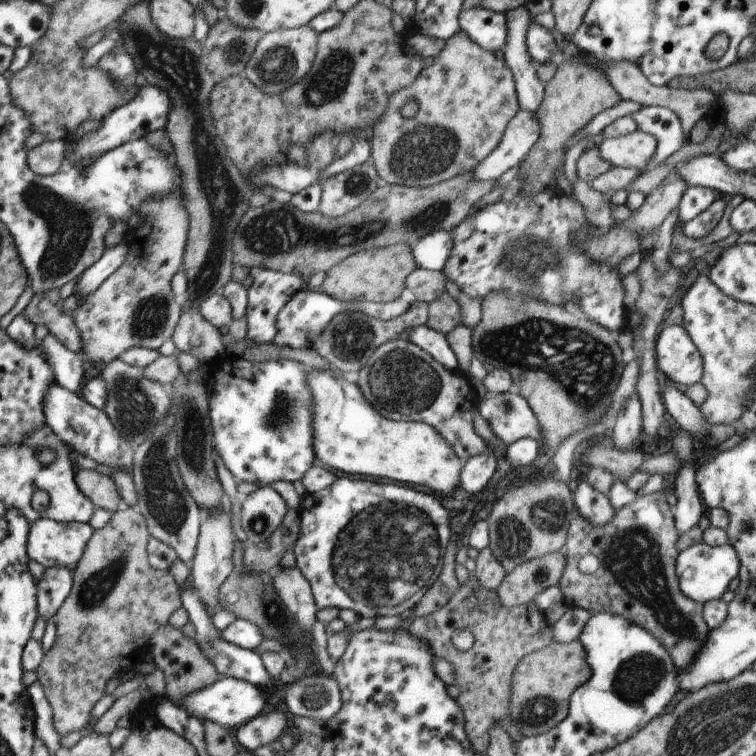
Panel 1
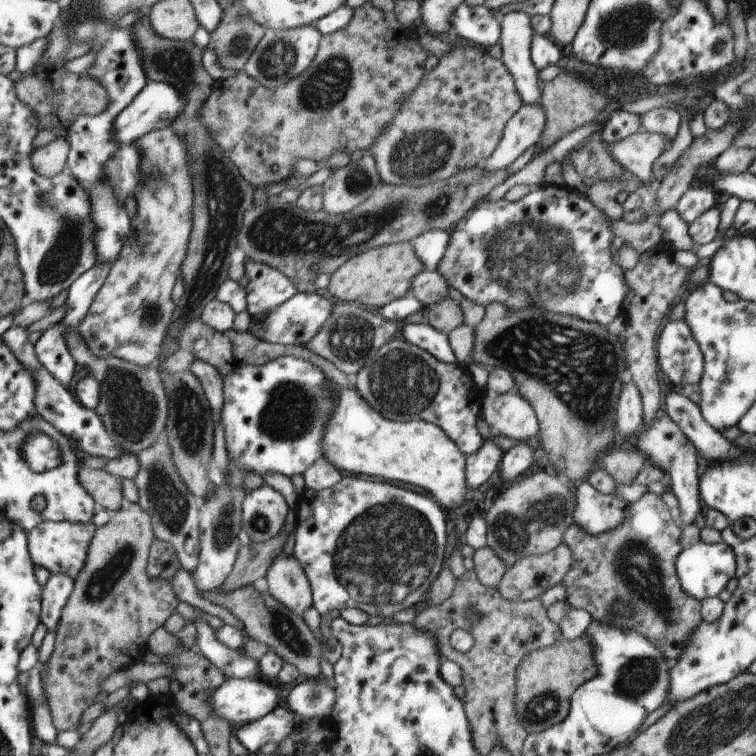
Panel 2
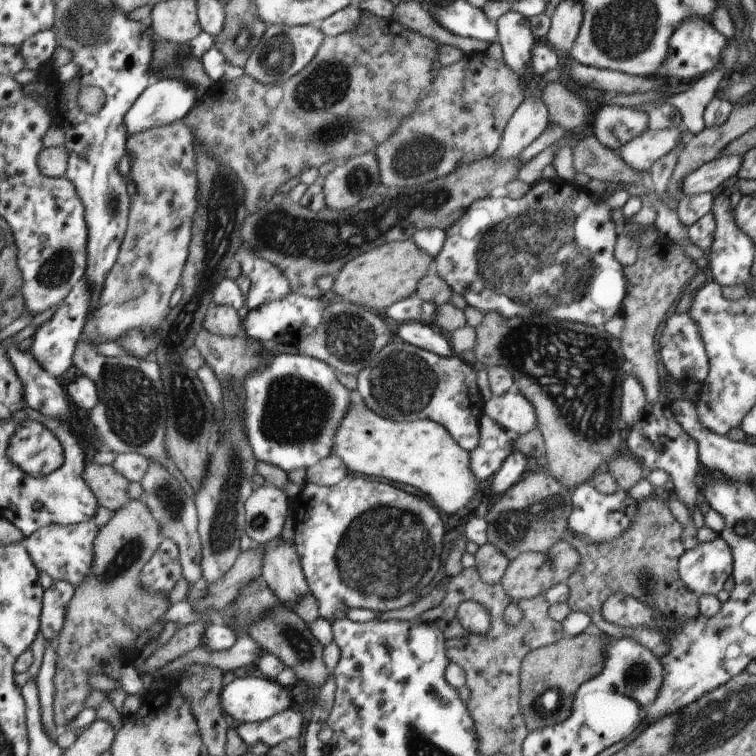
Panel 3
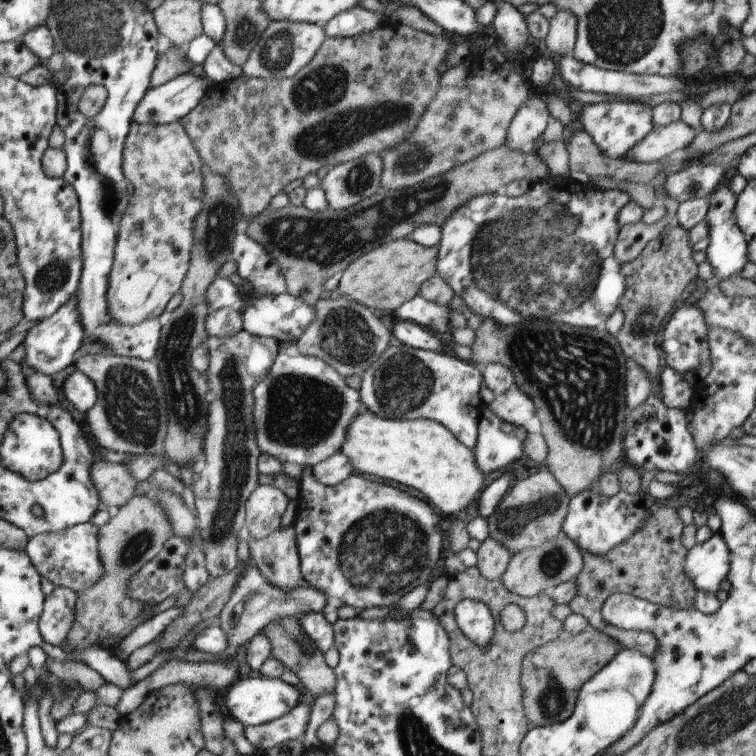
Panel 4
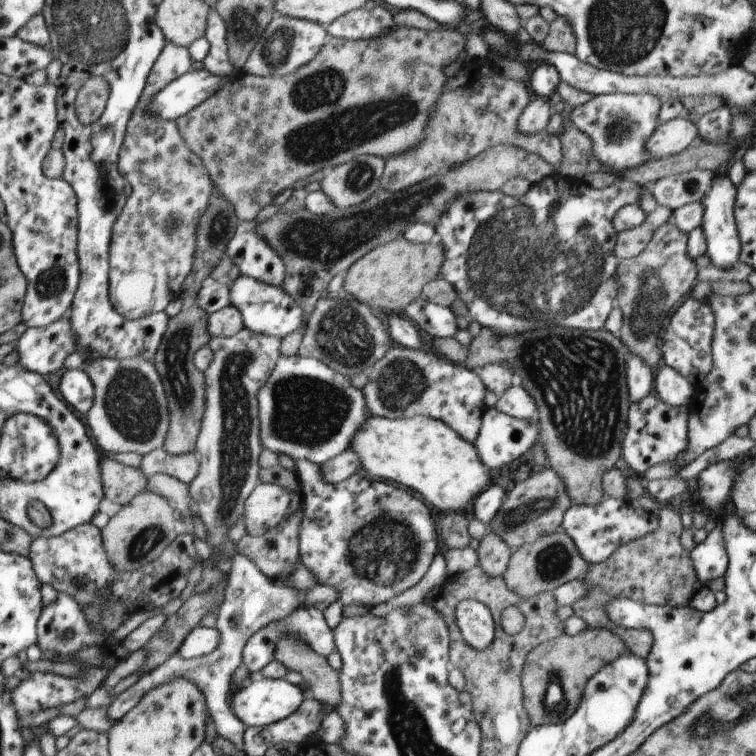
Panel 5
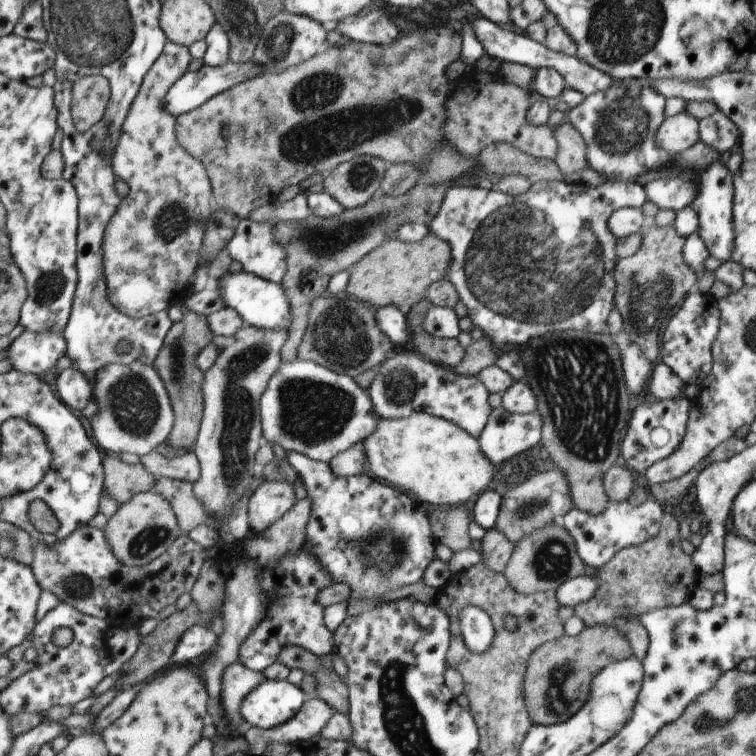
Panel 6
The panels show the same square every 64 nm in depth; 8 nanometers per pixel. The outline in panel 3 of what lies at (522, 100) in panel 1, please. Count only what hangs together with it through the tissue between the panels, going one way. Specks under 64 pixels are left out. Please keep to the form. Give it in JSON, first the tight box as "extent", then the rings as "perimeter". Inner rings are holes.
{"extent":[495,11,537,80],"perimeter":[[[508,11],[498,18],[495,25],[496,41],[502,46],[504,62],[522,80],[530,66],[530,50],[537,41],[532,34],[530,19],[519,12]]]}

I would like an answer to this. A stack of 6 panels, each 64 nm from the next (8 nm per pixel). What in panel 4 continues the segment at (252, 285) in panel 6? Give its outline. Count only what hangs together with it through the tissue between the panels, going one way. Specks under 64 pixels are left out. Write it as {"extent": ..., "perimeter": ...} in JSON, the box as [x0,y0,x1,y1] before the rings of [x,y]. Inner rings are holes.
{"extent":[238,282,316,342],"perimeter":[[[244,282],[238,286],[240,296],[245,302],[245,298],[249,299],[247,306],[242,312],[243,315],[243,330],[258,337],[276,338],[278,342],[290,340],[290,338],[300,338],[302,333],[316,318],[316,310],[314,306],[302,302],[300,298],[292,296],[286,292],[284,294],[266,294],[266,296],[258,296],[254,294],[252,282]]]}

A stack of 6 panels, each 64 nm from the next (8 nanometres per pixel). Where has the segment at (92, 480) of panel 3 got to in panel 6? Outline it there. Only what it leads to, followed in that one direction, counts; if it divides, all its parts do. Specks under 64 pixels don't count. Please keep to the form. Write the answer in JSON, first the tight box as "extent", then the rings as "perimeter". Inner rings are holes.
{"extent":[104,456,155,505],"perimeter":[[[108,456],[104,460],[108,495],[119,505],[129,502],[136,494],[151,491],[155,478],[141,464],[126,464],[119,456]]]}

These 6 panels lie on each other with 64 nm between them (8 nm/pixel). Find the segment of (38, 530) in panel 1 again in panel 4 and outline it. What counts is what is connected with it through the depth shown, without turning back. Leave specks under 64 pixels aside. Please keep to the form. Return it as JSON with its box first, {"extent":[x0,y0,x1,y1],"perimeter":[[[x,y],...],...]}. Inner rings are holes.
{"extent":[25,522,104,595],"perimeter":[[[94,522],[29,537],[25,551],[42,578],[50,580],[55,587],[71,588],[77,595],[104,578],[104,562],[99,550],[99,527]]]}

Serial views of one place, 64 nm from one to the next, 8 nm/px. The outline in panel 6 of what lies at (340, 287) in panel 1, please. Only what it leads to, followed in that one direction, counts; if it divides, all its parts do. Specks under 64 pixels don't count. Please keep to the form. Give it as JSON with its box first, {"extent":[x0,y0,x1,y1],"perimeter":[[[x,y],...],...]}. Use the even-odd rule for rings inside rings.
{"extent":[345,233,450,316],"perimeter":[[[432,233],[416,243],[393,239],[366,254],[352,267],[345,290],[372,308],[394,306],[408,316],[410,310],[425,298],[426,290],[434,282],[446,278],[450,260],[450,246]]]}

